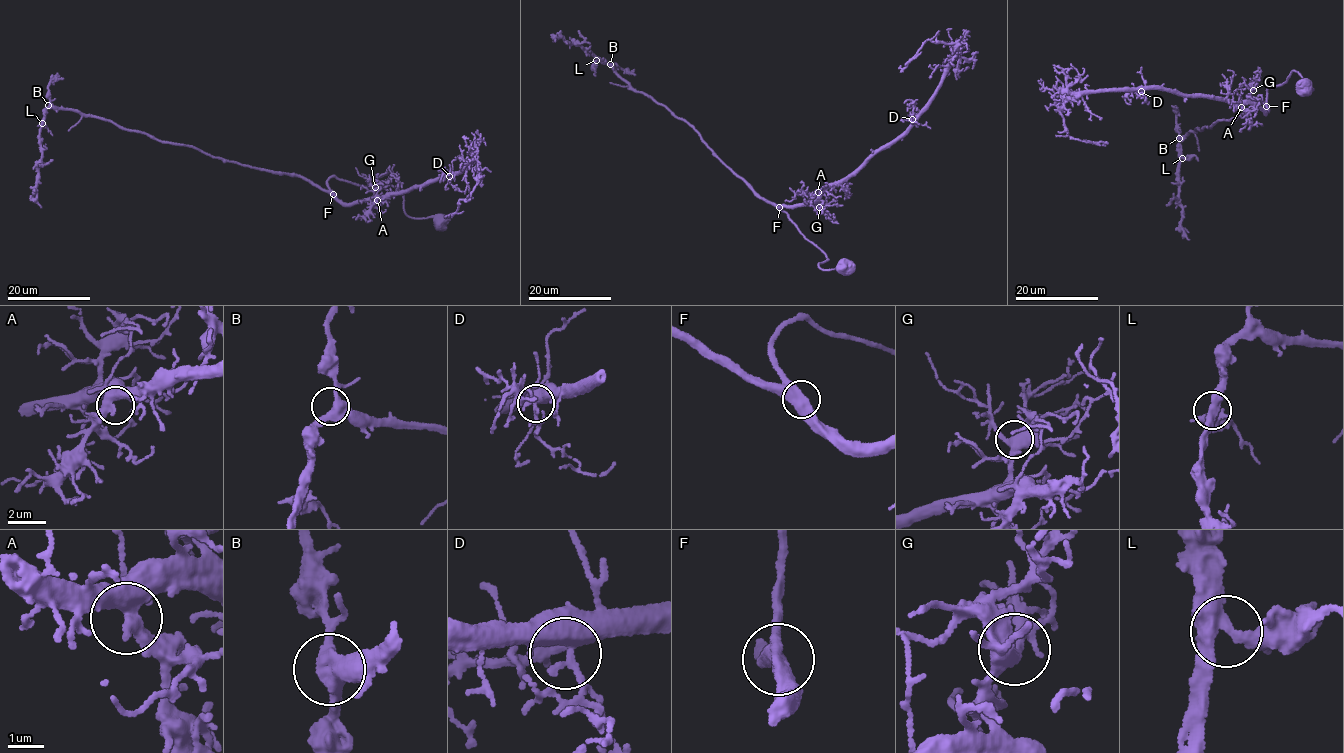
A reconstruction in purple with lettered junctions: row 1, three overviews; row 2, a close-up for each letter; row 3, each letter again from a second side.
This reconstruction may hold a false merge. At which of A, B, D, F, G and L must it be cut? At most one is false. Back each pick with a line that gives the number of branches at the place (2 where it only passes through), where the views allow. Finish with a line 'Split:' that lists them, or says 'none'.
Split: none

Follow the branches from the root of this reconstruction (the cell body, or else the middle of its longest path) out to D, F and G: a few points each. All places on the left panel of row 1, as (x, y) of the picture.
D: (439, 220), (410, 217), (392, 186), (327, 180), (344, 203), (449, 176)
F: (439, 220), (410, 217), (401, 192), (392, 186), (359, 185), (334, 176), (327, 180), (333, 194)
G: (439, 220), (410, 217), (392, 186), (327, 180), (344, 203), (367, 200), (375, 187)

